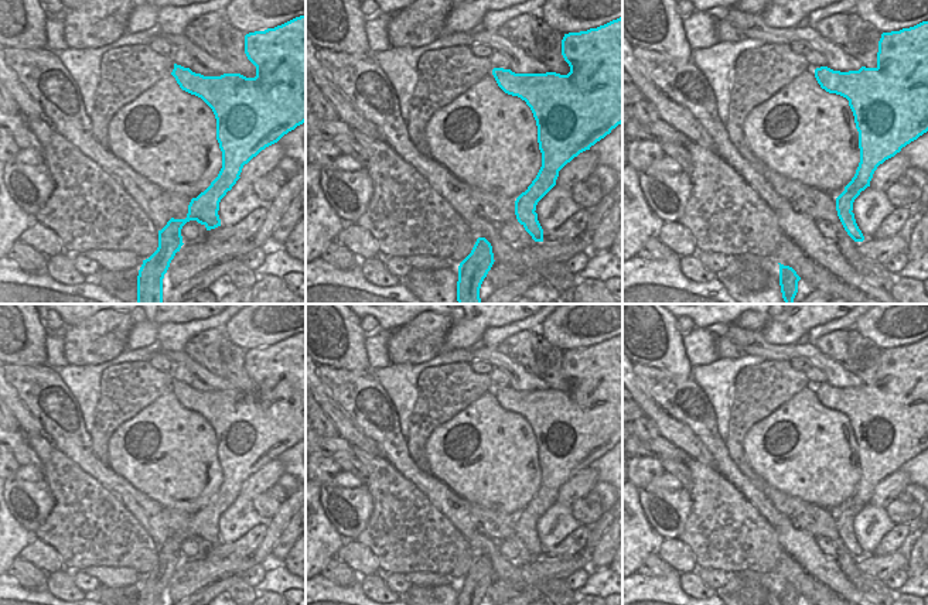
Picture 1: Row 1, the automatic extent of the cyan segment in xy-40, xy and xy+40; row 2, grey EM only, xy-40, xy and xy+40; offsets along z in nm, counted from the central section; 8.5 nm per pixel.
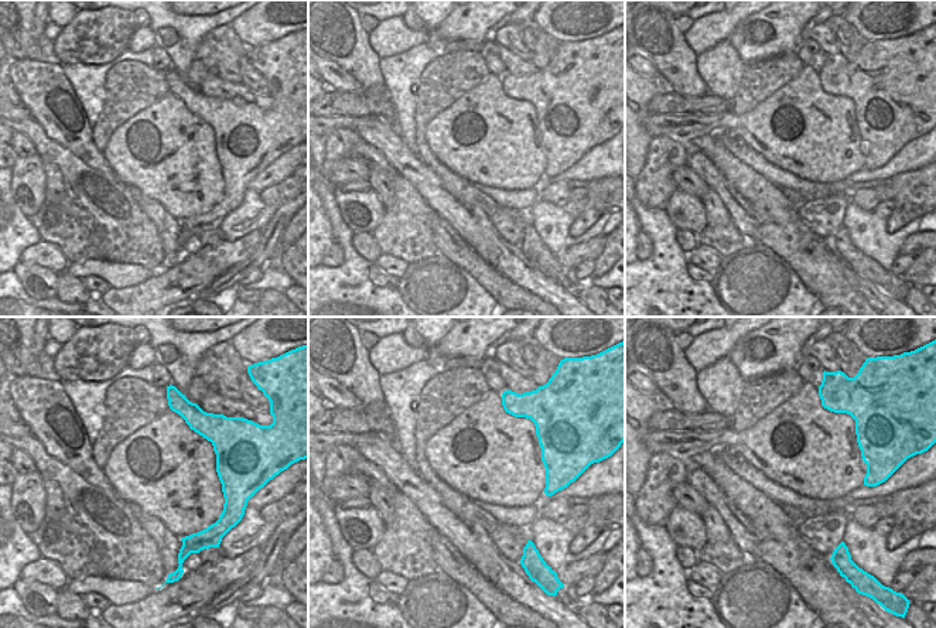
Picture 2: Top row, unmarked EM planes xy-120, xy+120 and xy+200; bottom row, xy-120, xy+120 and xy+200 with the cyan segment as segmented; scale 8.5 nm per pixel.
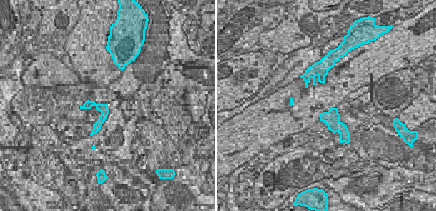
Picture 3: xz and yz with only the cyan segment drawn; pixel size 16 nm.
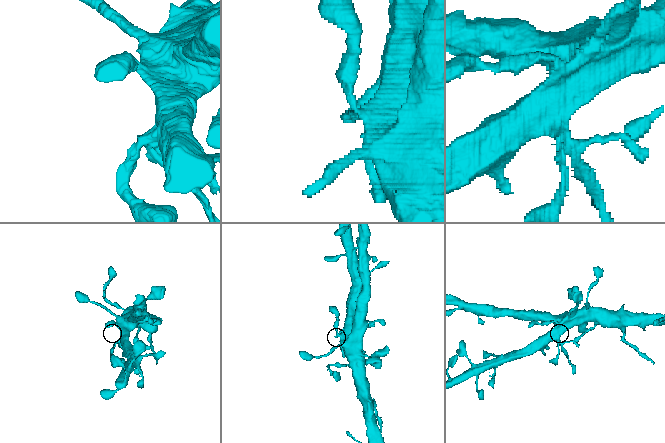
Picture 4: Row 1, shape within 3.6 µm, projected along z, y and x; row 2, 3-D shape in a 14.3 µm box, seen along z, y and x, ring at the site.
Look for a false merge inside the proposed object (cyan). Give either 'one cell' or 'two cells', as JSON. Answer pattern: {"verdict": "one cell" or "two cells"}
{"verdict": "two cells"}

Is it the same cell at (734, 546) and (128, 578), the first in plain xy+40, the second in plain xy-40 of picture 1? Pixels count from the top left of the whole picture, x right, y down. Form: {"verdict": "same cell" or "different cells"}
{"verdict": "different cells"}

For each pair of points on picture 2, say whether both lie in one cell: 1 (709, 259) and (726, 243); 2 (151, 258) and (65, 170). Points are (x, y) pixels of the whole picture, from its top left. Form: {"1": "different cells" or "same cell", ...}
{"1": "different cells", "2": "same cell"}

